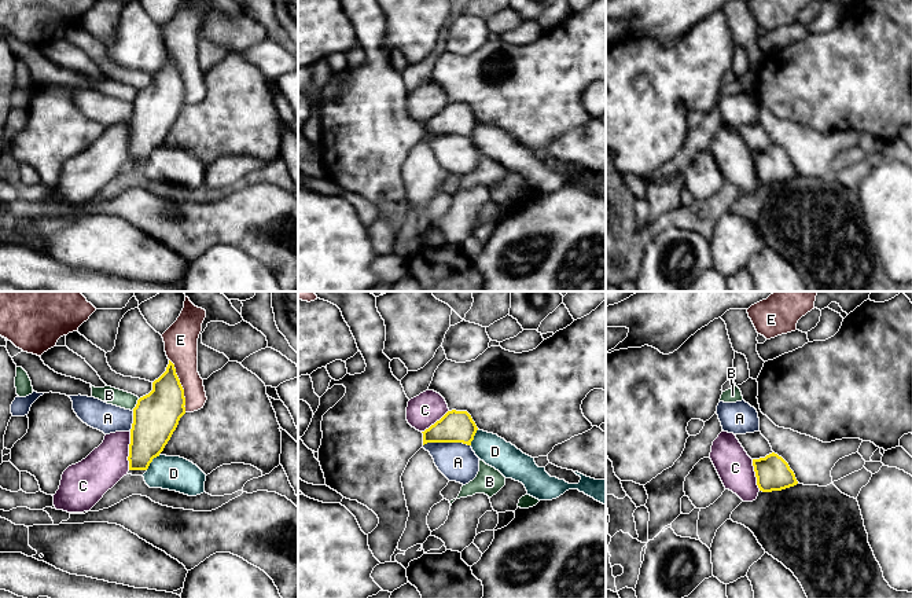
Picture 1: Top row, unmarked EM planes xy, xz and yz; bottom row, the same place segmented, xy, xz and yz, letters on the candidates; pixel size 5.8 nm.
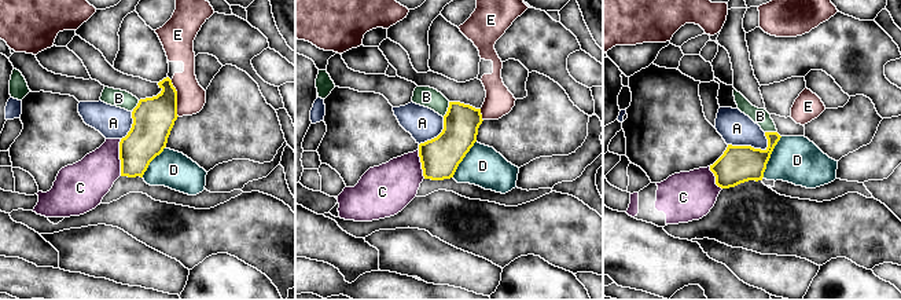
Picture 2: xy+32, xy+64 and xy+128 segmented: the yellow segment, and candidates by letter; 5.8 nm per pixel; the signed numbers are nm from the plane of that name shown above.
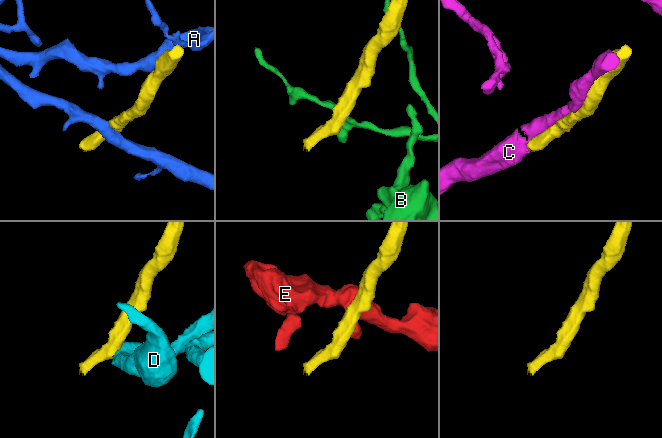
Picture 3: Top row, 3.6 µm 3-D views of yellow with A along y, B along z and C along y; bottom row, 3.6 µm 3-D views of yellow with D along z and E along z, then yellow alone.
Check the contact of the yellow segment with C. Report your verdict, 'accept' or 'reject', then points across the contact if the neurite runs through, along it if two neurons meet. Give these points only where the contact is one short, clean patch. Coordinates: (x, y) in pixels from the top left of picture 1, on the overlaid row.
accept

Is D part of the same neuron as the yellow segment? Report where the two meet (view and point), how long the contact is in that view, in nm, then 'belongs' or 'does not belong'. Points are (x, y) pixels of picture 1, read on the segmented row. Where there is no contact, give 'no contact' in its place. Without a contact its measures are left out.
contact xy (151, 461); length 120 nm; does not belong

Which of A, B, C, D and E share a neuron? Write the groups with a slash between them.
A / B / C / D / E

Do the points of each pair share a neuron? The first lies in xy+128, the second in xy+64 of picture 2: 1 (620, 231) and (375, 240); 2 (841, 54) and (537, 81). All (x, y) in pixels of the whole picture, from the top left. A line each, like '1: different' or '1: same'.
1: different
2: different

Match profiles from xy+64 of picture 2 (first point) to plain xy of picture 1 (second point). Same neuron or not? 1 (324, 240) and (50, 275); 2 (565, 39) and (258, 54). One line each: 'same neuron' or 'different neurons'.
1: same neuron
2: different neurons

